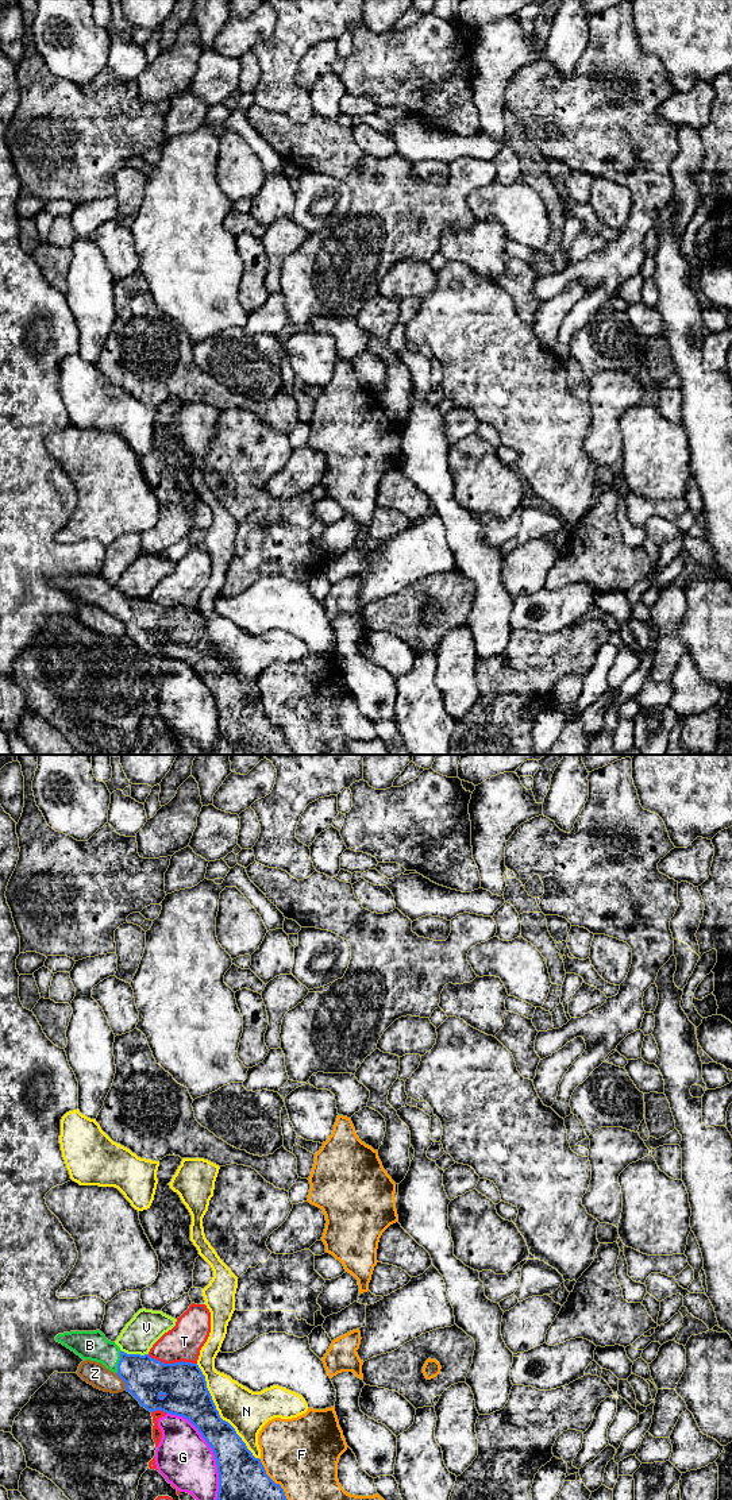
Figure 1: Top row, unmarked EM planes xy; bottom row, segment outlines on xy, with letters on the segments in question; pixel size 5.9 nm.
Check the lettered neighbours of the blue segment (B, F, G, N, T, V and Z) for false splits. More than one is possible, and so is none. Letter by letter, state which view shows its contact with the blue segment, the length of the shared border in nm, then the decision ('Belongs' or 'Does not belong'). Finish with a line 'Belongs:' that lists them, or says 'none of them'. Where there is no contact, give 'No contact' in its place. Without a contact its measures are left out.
B: Touches blue in xy. Shared border 150 nm. Belongs
F: Touches blue in xy. Shared border 300 nm. Does not belong
G: Touches blue in xy. Shared border 600 nm. Does not belong
N: Touches blue in xy. Shared border 700 nm. Does not belong
T: Touches blue in xy. Shared border 300 nm. Does not belong
V: Touches blue in xy. Shared border 160 nm. Does not belong
Z: Touches blue in xy. Shared border 120 nm. Does not belong
Belongs: B

